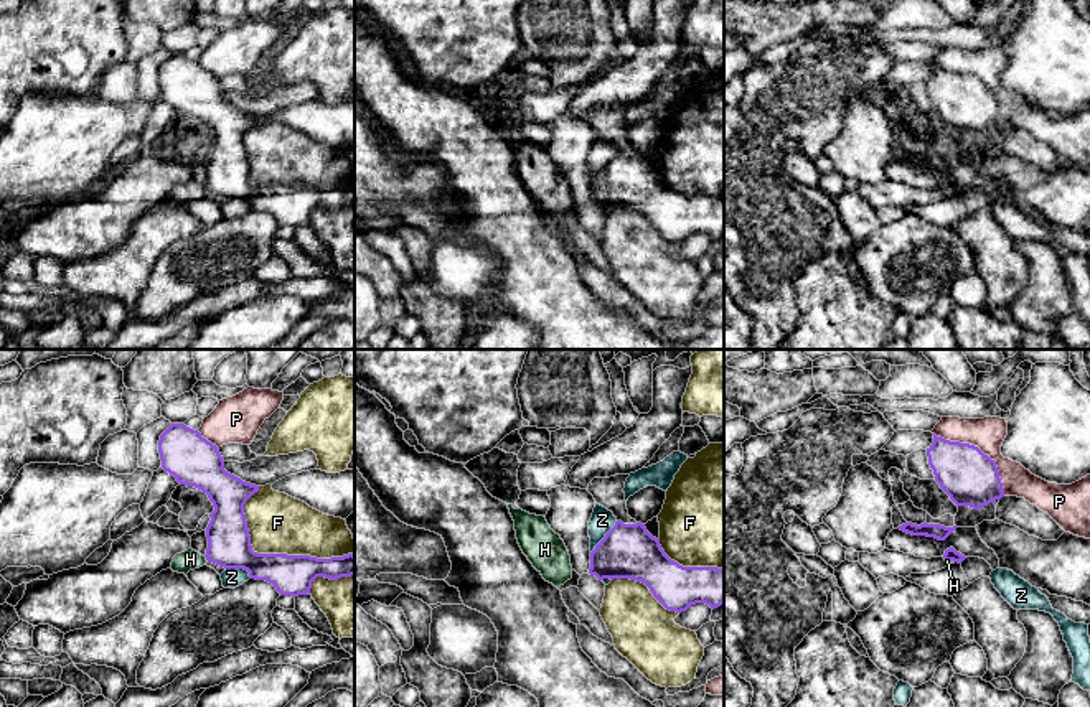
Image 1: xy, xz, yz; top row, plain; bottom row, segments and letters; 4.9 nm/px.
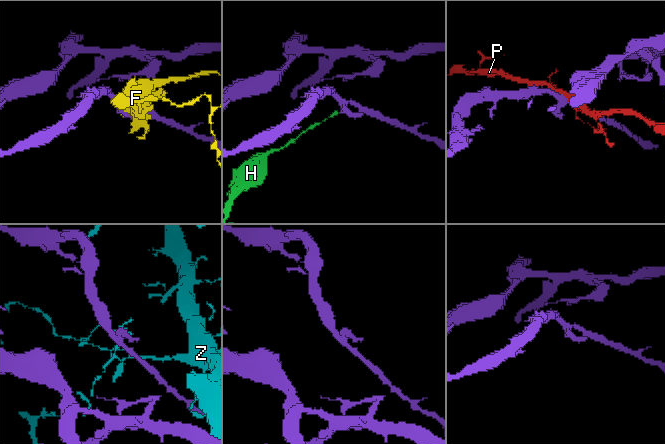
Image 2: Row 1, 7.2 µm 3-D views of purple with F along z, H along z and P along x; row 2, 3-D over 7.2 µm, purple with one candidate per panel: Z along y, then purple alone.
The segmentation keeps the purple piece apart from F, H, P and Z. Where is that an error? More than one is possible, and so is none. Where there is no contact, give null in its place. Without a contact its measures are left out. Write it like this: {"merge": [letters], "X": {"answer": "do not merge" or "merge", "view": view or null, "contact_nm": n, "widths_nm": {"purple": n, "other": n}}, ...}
{"merge": [], "F": {"answer": "do not merge", "view": "xy", "contact_nm": 600, "widths_nm": {"purple": 190, "other": 300}}, "H": {"answer": "do not merge", "view": "xy", "contact_nm": 40, "widths_nm": {"purple": 200, "other": 100}}, "P": {"answer": "do not merge", "view": "yz", "contact_nm": 460, "widths_nm": {"purple": 280, "other": 160}}, "Z": {"answer": "do not merge", "view": "xz", "contact_nm": 200, "widths_nm": {"purple": 280, "other": 120}}}

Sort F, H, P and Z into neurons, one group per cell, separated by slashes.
F / H / P / Z

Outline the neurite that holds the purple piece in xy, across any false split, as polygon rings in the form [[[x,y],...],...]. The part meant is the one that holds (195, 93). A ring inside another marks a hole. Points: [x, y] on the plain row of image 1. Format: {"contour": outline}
{"contour": [[[171,54],[158,71],[162,99],[180,115],[195,117],[214,137],[206,158],[206,191],[224,199],[244,199],[251,209],[265,211],[280,226],[310,226],[317,208],[336,211],[355,206],[355,186],[317,190],[310,186],[257,185],[252,181],[246,132],[259,117],[224,101],[216,76],[185,54]]]}

